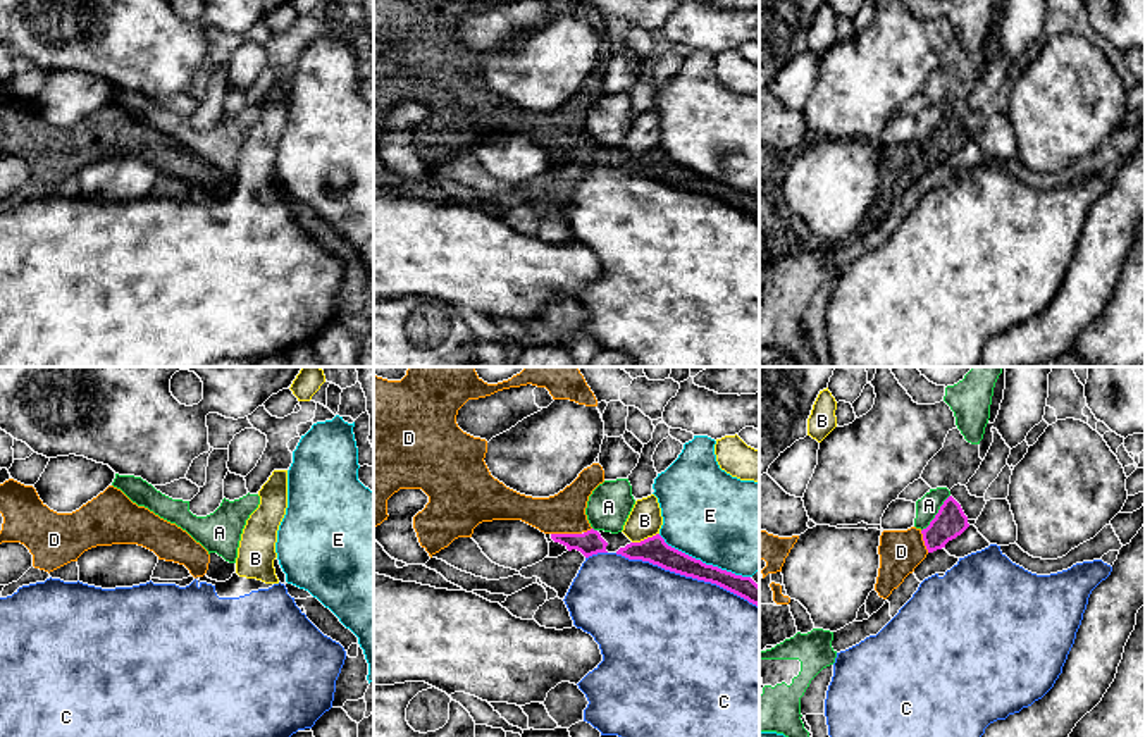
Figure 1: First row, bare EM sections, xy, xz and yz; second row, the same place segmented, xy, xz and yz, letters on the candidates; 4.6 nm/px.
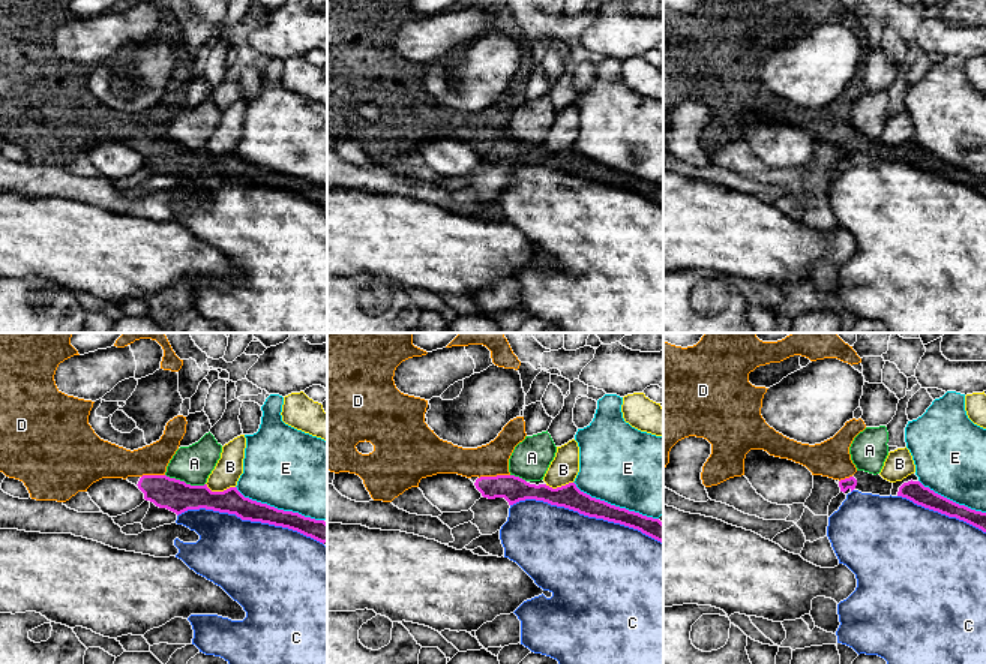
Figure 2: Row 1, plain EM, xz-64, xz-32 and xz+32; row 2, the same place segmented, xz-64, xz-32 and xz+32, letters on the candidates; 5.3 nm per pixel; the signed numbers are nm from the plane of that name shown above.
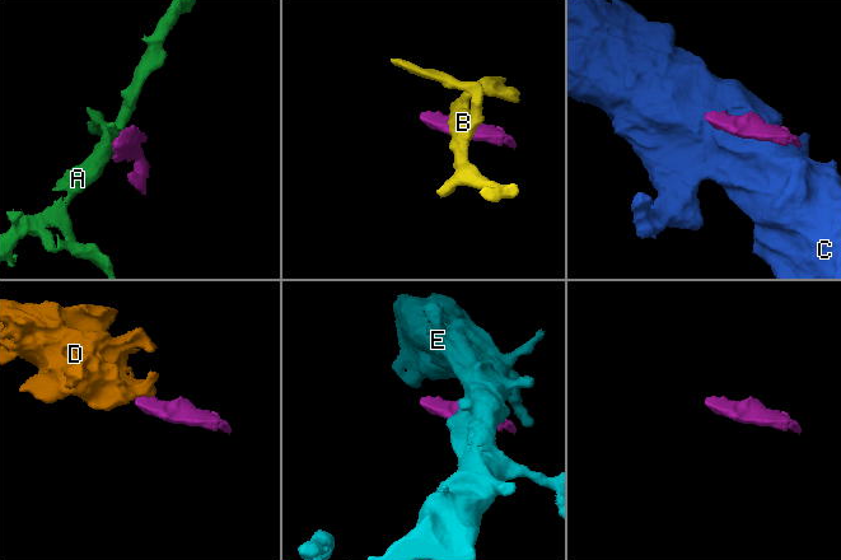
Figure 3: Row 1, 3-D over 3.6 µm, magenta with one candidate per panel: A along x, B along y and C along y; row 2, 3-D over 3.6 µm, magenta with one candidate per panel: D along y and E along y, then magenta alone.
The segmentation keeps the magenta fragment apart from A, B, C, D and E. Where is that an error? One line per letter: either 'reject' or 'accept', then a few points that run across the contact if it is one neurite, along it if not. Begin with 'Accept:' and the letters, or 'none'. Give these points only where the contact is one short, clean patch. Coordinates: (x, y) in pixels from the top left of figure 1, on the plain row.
Accept: D
A: reject; line yz (949, 109), (935, 131), (922, 145)
B: reject; line xz (658, 147), (632, 157)
C: reject
D: accept; line xz (589, 157), (581, 157), (567, 148), (565, 126)
E: reject

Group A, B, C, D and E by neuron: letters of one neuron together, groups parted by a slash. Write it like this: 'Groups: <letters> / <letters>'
Groups: A / B C / D / E

